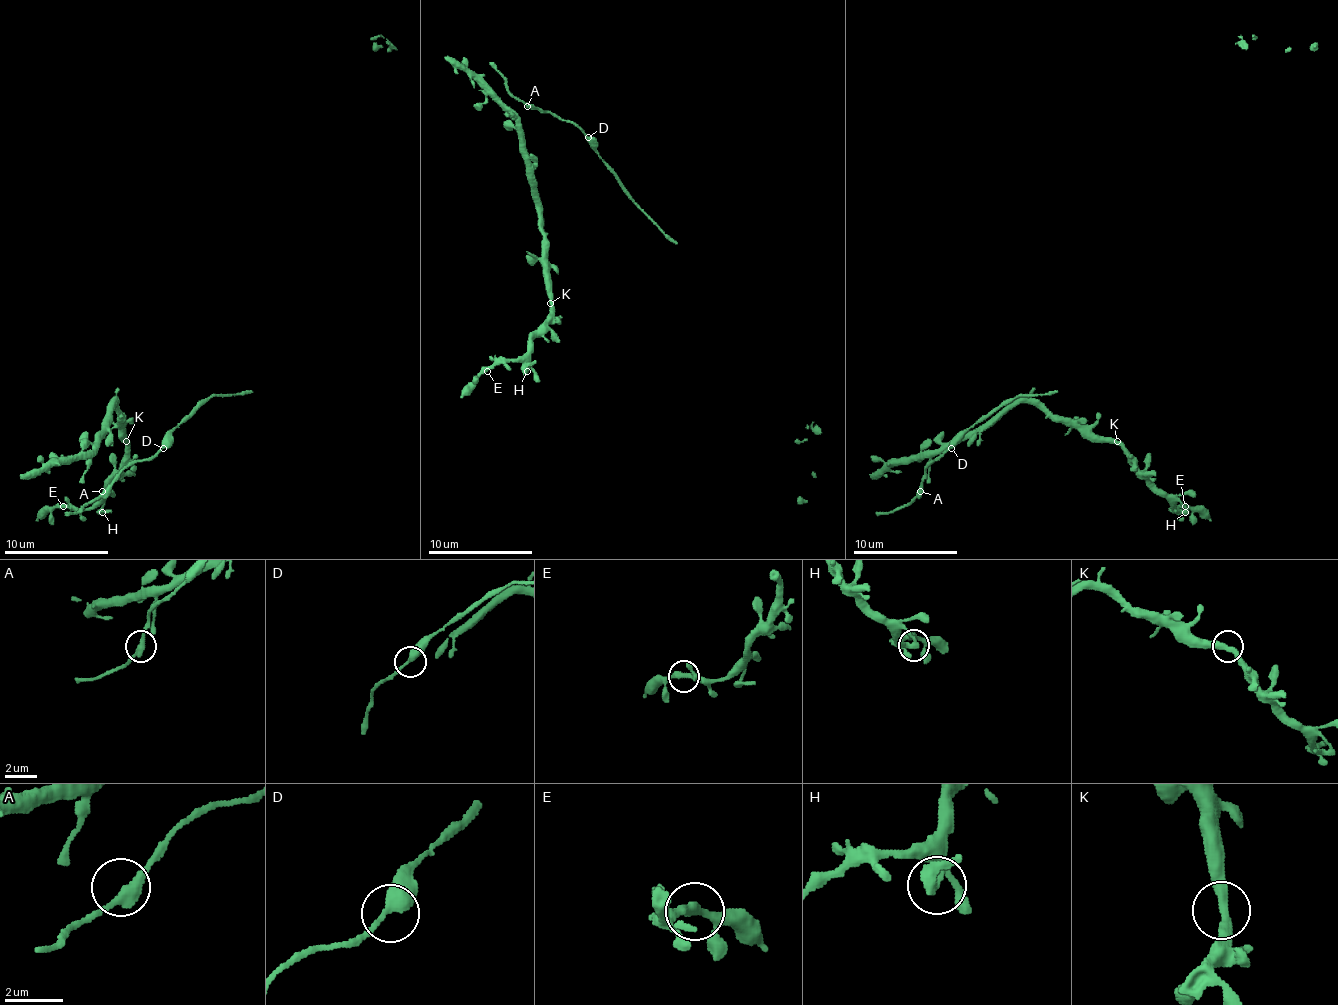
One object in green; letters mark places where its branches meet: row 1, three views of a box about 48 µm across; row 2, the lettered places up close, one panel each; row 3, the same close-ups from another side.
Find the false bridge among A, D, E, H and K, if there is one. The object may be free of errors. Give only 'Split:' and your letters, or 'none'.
Split: none

